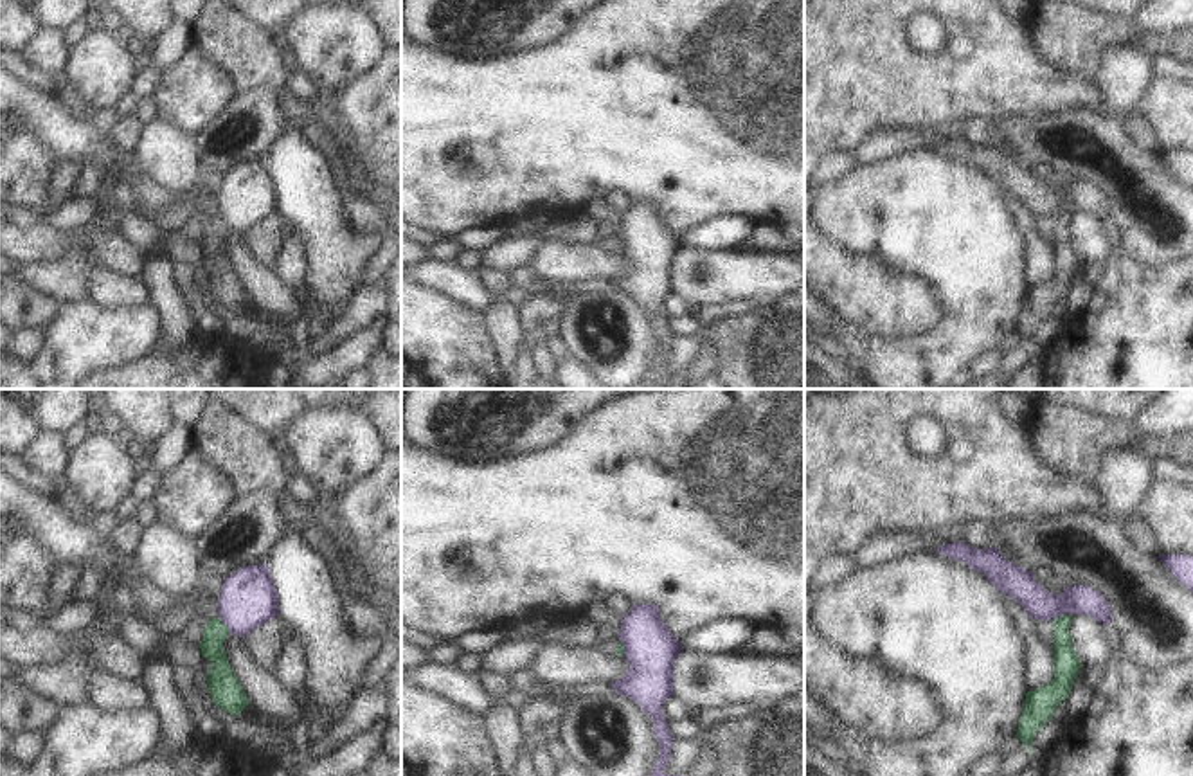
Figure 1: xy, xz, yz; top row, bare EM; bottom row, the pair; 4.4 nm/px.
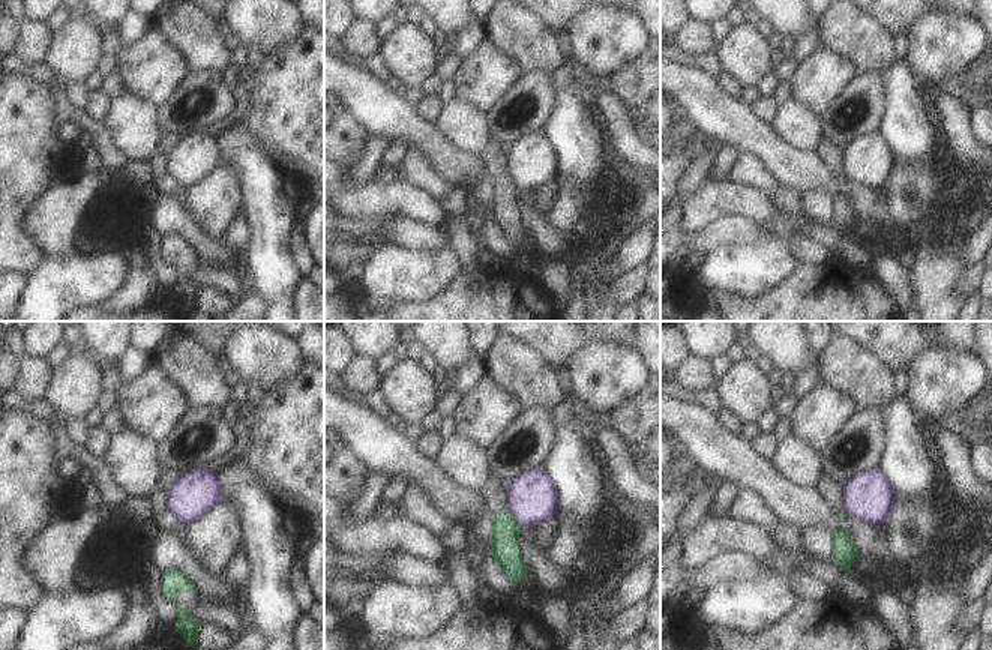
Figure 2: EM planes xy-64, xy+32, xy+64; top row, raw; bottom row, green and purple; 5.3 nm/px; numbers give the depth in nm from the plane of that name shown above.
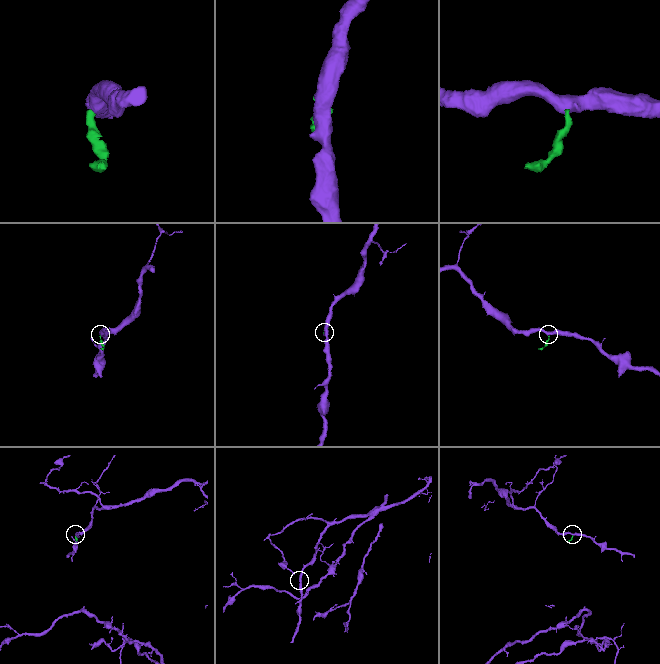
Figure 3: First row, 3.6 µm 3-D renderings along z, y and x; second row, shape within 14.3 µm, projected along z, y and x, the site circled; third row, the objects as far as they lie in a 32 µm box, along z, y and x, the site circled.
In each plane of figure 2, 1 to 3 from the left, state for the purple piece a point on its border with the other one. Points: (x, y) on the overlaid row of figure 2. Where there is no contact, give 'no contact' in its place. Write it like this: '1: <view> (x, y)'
1: no contact
2: xy+32 (514, 518)
3: no contact

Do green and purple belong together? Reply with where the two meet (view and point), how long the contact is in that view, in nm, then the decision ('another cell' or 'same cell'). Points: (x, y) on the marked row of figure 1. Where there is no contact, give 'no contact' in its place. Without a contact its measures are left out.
xy (224, 623) | 90 nm | another cell

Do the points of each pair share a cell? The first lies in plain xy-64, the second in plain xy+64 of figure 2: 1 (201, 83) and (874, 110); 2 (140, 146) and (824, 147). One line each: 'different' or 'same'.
1: same
2: different

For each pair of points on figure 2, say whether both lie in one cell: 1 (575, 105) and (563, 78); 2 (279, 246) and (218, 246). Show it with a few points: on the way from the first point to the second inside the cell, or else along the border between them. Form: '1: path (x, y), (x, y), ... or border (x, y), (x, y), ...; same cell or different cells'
1: path (569, 99), (566, 84); same cell
2: border (245, 252), (249, 275); different cells

